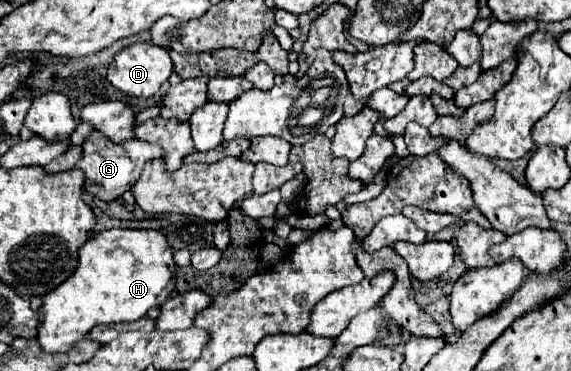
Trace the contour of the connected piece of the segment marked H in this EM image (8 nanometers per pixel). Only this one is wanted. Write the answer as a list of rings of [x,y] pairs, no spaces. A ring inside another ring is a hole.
[[[112,228],[96,234],[80,248],[80,264],[74,274],[60,284],[56,290],[44,296],[44,304],[40,308],[40,324],[38,324],[38,342],[46,352],[68,352],[70,346],[82,340],[94,326],[98,324],[114,324],[114,322],[134,322],[146,316],[150,308],[162,306],[176,286],[176,262],[172,256],[172,248],[162,232],[158,230],[124,230]]]

